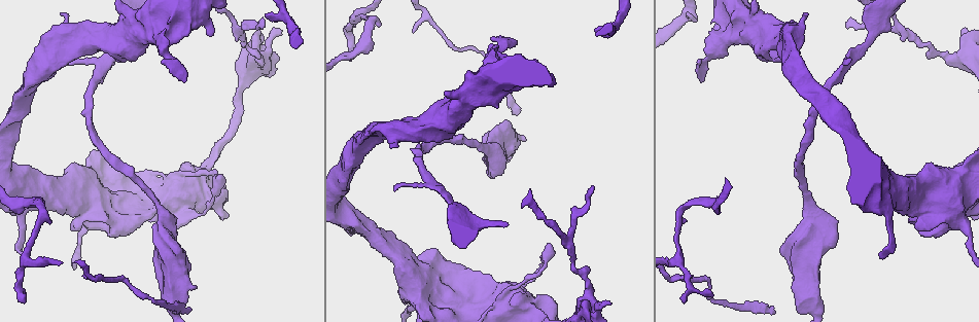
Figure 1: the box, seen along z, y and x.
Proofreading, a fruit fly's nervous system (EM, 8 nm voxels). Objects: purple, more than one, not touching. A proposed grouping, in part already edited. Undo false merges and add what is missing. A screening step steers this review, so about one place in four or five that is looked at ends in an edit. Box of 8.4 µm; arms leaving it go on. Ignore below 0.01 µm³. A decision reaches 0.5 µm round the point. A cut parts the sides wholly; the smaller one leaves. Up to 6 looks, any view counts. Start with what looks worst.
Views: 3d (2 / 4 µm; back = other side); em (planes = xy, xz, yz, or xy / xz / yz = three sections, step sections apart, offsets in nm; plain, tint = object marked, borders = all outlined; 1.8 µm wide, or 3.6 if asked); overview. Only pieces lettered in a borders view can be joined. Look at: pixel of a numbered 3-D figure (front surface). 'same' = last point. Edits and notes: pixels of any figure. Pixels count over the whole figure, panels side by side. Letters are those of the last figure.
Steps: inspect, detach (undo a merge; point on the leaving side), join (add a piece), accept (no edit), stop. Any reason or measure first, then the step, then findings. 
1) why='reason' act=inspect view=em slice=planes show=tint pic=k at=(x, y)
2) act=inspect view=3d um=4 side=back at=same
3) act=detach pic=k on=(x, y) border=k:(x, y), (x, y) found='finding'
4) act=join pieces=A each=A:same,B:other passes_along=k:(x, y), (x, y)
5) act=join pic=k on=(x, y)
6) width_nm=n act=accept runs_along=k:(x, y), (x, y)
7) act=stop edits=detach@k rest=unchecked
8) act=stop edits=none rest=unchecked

why='branch point' act=inspect view=3d um=2 pic=1 at=(565, 242)

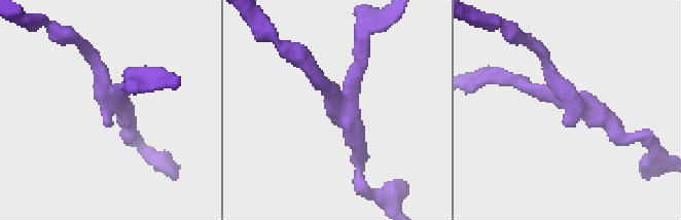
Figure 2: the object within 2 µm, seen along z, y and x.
arms=3 why='need the tissue' act=inspect view=em slice=xz step=16 show=borders pic=2 at=(336, 109)

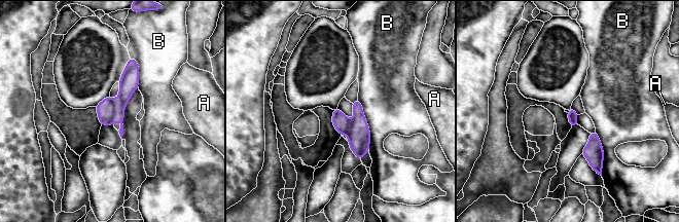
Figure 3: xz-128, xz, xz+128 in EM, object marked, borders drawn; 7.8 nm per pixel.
width_nm=80 act=detach pic=3 on=(107, 110) each=A:other,B:other border=3:(116, 101), (118, 119) found='two neurons meet here'

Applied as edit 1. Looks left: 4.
why='see it whole again' act=inspect view=overview

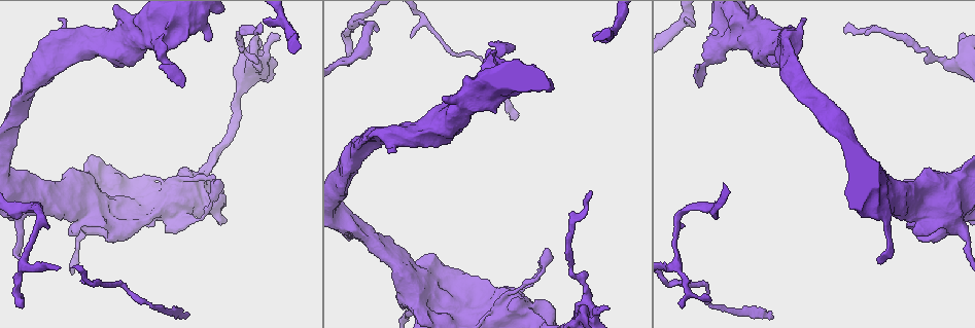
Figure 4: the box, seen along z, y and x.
why='sudden change in width' act=inspect view=3d um=4 pic=4 at=(728, 37)

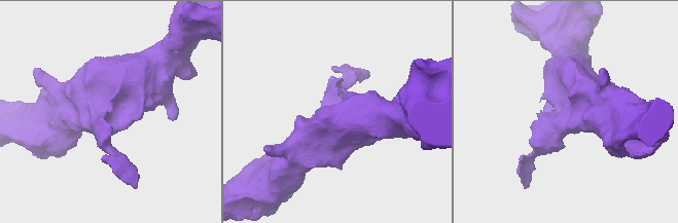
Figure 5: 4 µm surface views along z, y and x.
act=inspect view=em um=3.6 slice=xz step=16 show=tint pic=5 at=(115, 112)

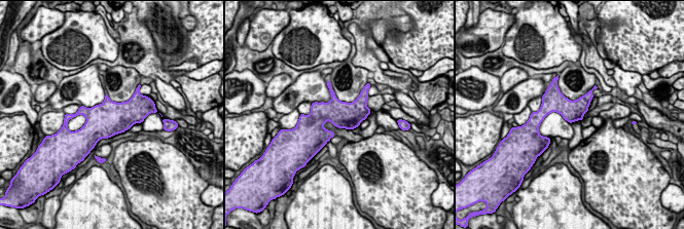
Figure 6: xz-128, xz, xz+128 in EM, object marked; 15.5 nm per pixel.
act=inspect view=em um=3.6 slice=planes show=borders at=same

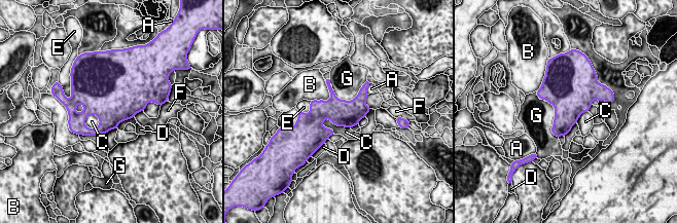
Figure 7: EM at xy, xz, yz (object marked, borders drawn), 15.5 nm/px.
act=accept each=A:other,B:other,C:other,D:other,E:other,F:other,G:other found='one neuron here'

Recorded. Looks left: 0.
act=stop edits=detach@3 rest=unchecked

